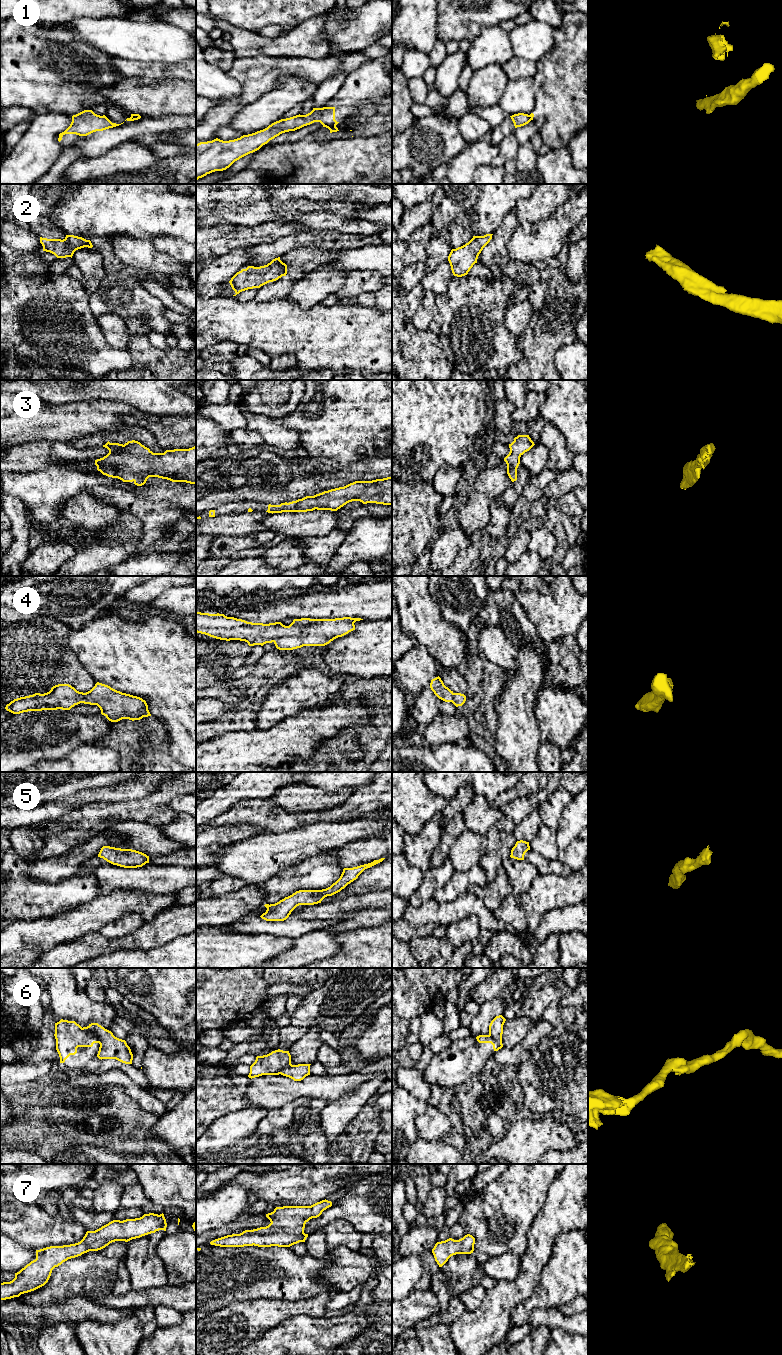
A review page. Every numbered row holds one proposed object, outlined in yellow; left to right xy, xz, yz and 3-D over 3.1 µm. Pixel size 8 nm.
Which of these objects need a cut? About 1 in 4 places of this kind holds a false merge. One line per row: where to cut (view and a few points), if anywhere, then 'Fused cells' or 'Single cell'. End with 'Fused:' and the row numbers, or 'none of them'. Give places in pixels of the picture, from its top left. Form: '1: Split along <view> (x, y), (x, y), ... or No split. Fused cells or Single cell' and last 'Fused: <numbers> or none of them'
1: Split along xz (323, 125), (335, 126). Fused cells
2: No split. Single cell
3: No split. Single cell
4: No split. Single cell
5: No split. Single cell
6: Split along xy (81, 1028), (92, 1034), (99, 1042). Fused cells
7: No split. Single cell
Fused: 1, 6

